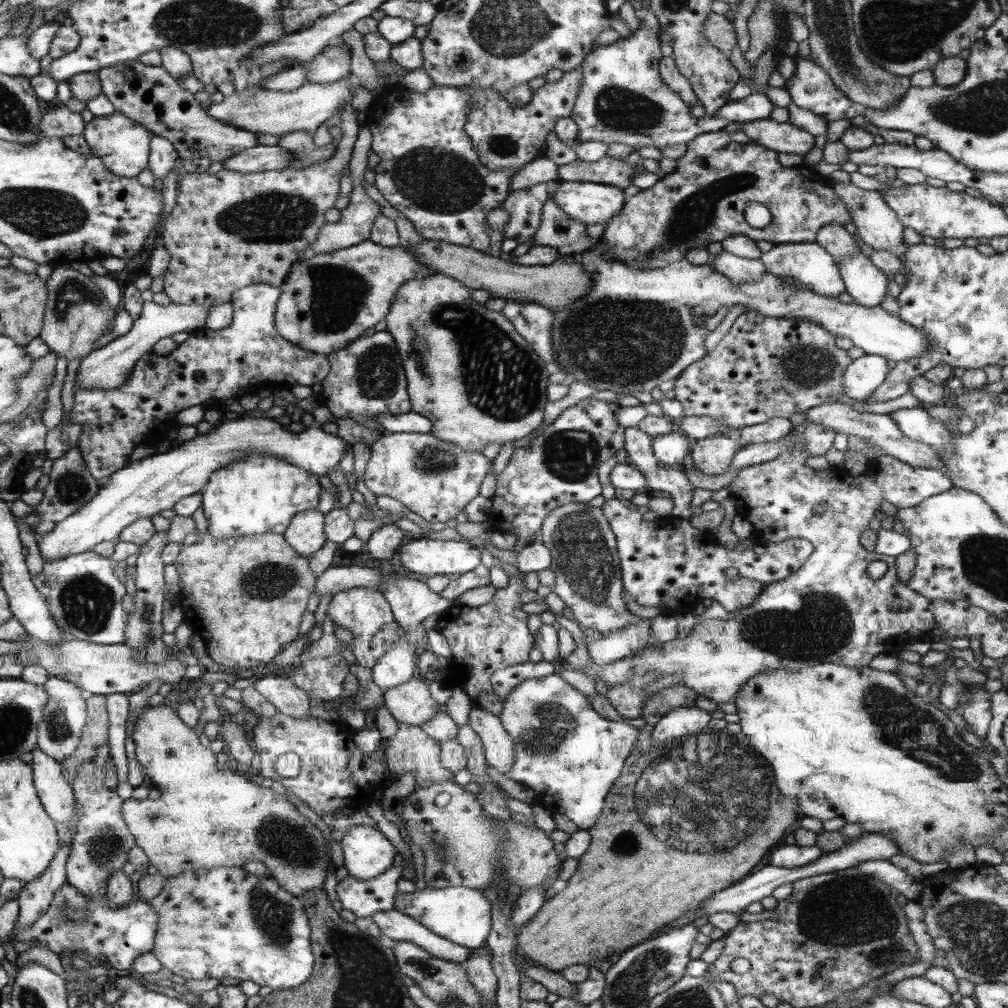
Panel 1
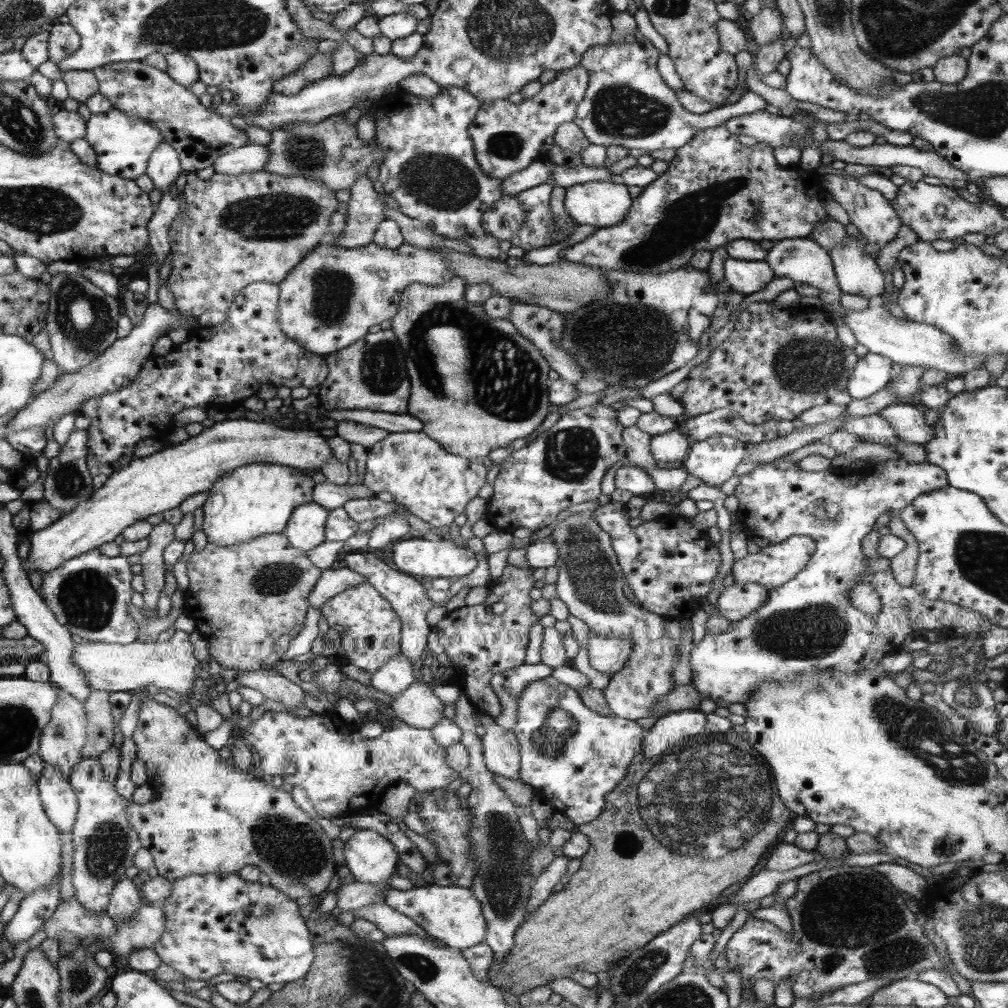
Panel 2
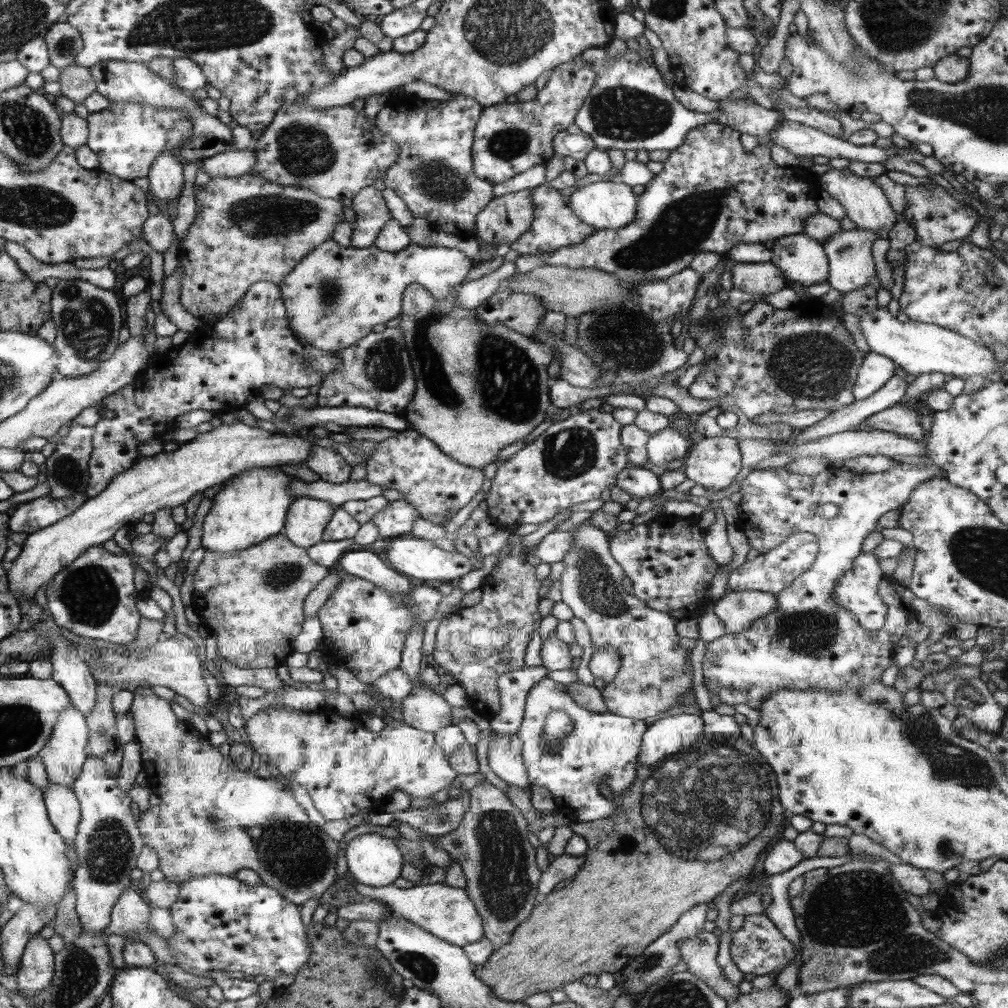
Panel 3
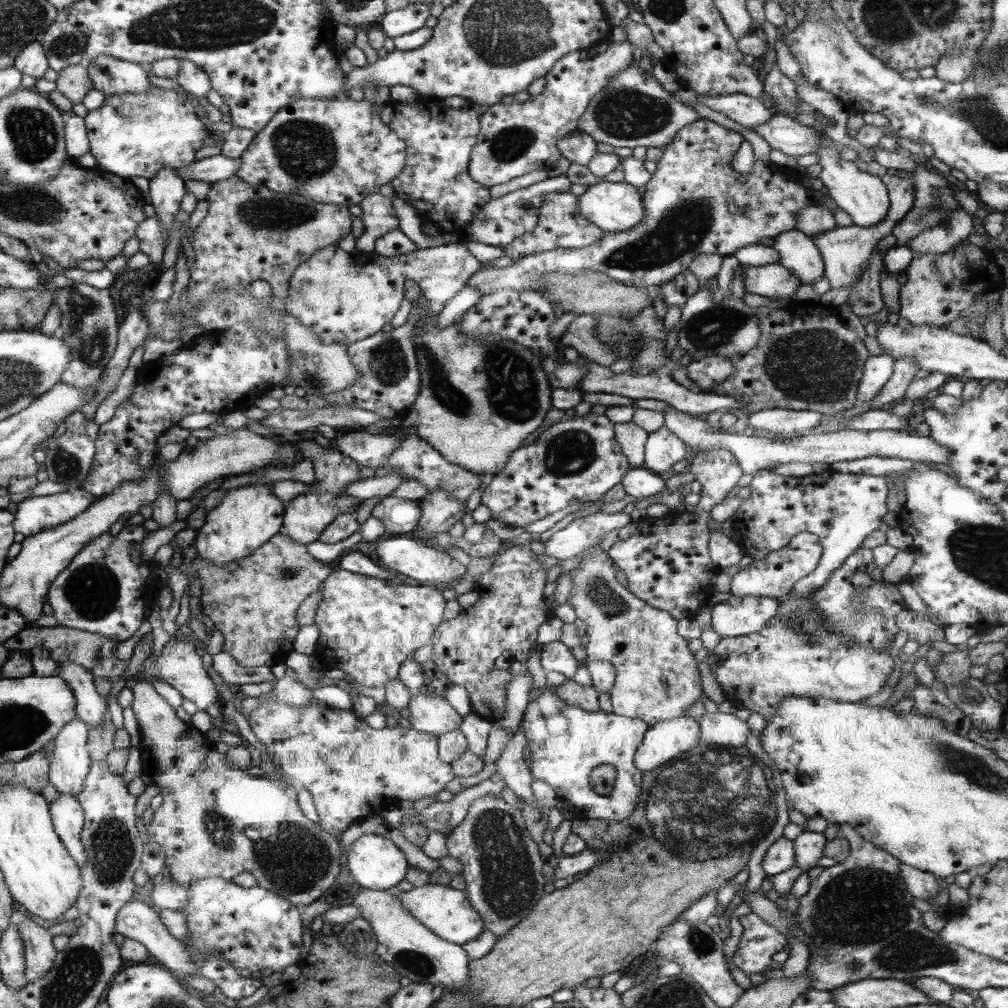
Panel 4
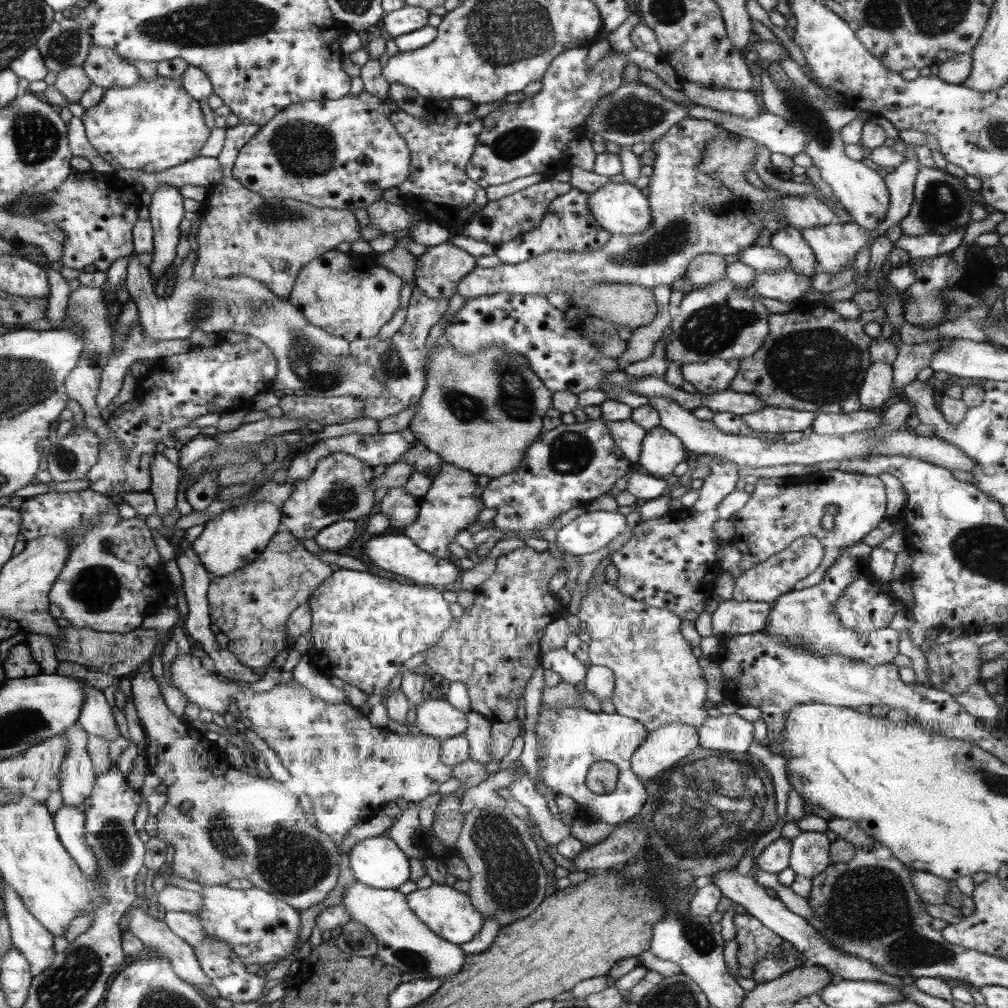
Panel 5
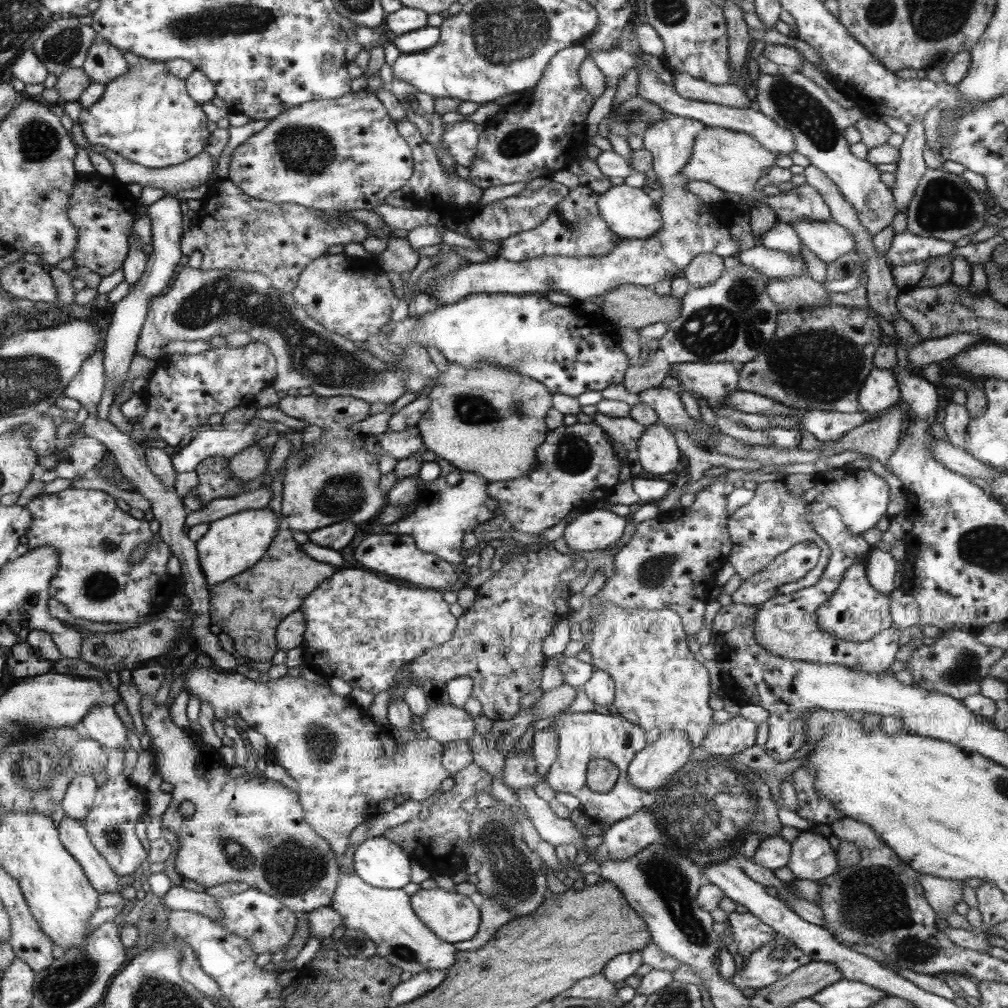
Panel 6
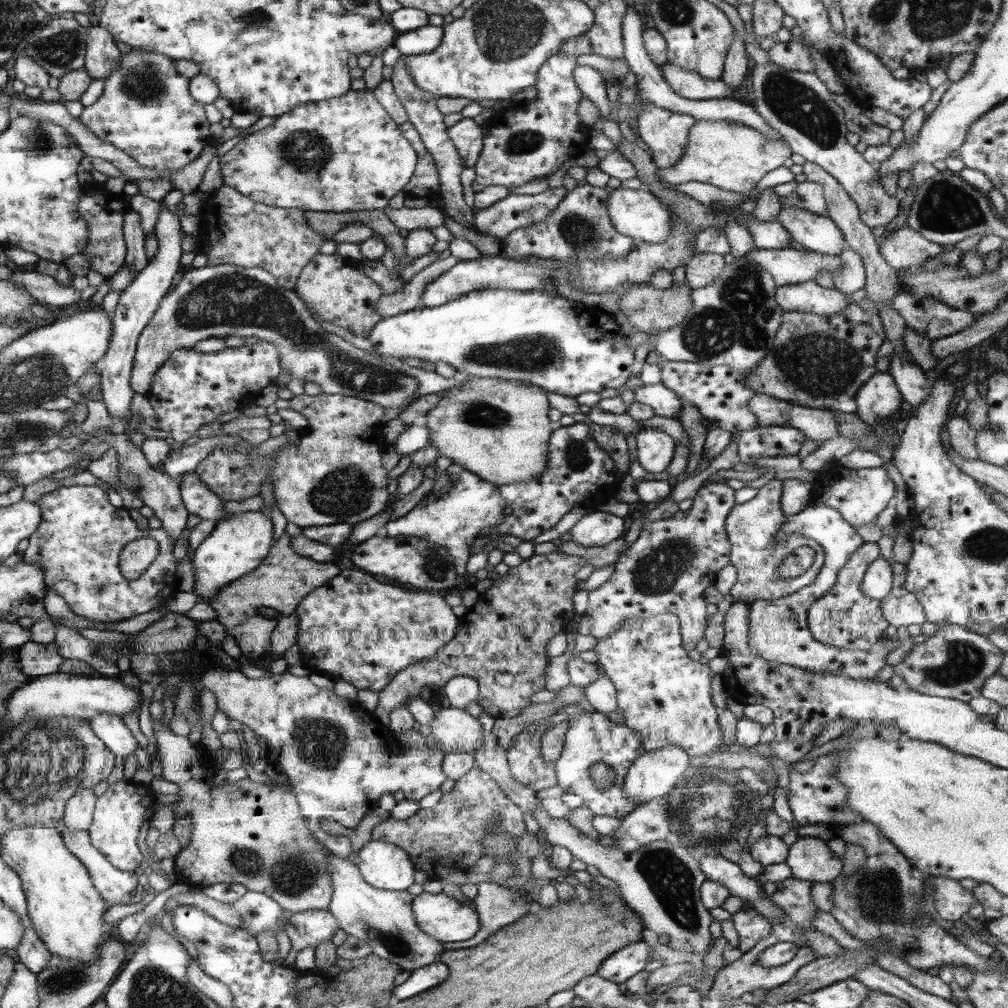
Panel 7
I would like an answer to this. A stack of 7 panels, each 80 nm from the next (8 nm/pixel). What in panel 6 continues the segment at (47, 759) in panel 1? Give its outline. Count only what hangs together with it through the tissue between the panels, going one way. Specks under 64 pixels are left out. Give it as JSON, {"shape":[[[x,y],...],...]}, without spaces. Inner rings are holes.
{"shape":[[[64,816],[58,829],[63,845],[75,855],[86,871],[87,877],[91,879],[91,885],[99,890],[100,894],[106,894],[106,892],[121,894],[123,886],[129,884],[135,886],[138,875],[117,875],[116,871],[108,864],[107,859],[92,844],[89,832],[82,820]]]}

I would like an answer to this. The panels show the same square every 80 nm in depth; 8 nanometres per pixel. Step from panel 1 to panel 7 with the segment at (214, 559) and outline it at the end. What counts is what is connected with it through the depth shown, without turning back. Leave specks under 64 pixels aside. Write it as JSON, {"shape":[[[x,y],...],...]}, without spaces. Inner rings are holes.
{"shape":[[[284,533],[278,542],[272,546],[272,551],[259,568],[245,574],[239,580],[225,585],[216,598],[208,603],[216,612],[216,620],[221,622],[228,635],[235,638],[244,656],[257,661],[262,655],[271,653],[271,634],[282,617],[295,614],[305,597],[328,584],[331,578],[339,576],[342,567],[336,562],[316,562],[315,559],[304,558],[292,551],[292,538]],[[261,607],[276,611],[272,618],[260,614]]]}

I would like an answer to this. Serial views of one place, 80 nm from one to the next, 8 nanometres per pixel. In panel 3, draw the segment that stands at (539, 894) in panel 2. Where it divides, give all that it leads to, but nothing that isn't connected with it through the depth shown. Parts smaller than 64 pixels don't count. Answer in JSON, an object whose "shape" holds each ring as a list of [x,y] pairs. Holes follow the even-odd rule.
{"shape":[[[568,853],[556,856],[556,859],[551,862],[548,869],[541,872],[541,877],[537,886],[538,892],[542,896],[546,896],[554,890],[554,886],[558,882],[571,880],[585,863],[586,855],[574,856]]]}

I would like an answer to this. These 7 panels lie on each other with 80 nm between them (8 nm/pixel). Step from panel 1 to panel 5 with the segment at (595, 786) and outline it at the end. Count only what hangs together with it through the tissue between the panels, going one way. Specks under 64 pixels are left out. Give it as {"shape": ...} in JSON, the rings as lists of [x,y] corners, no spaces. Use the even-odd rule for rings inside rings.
{"shape":[[[540,706],[536,734],[542,742],[544,784],[557,795],[566,794],[577,803],[577,816],[592,815],[592,822],[600,820],[610,825],[626,823],[642,810],[648,794],[644,783],[631,769],[631,758],[646,741],[645,726],[634,718],[614,713],[592,712],[584,707],[545,708]],[[597,760],[613,762],[619,768],[619,780],[610,794],[596,794],[585,783],[591,764]]]}

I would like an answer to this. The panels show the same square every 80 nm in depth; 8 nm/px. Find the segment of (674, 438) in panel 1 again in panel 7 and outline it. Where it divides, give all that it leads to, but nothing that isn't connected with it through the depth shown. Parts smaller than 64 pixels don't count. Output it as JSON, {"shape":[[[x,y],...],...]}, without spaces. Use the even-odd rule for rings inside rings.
{"shape":[[[643,427],[636,433],[637,460],[648,473],[661,473],[672,464],[676,440],[658,427]]]}

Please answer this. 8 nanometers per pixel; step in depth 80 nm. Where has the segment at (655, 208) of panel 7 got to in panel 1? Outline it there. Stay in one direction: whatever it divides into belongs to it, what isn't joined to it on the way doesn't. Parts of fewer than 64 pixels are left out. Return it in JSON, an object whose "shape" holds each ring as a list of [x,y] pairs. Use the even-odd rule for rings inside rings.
{"shape":[[[563,182],[558,183],[559,187],[556,192],[551,193],[554,199],[570,218],[589,224],[608,224],[624,206],[624,191],[617,186],[608,186],[604,183],[595,182]]]}

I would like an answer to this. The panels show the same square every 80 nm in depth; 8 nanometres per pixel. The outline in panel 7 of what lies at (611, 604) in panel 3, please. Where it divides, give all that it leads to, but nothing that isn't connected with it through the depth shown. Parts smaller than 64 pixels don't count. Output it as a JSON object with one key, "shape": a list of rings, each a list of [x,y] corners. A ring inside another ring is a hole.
{"shape":[[[664,613],[652,617],[627,618],[606,638],[598,638],[593,649],[598,654],[596,664],[600,671],[614,684],[617,692],[617,707],[624,716],[624,724],[637,730],[642,737],[646,752],[670,745],[686,751],[690,757],[714,754],[722,745],[723,734],[718,724],[721,712],[712,702],[711,671],[708,664],[701,664],[691,657],[682,646],[681,628],[678,617]]]}

